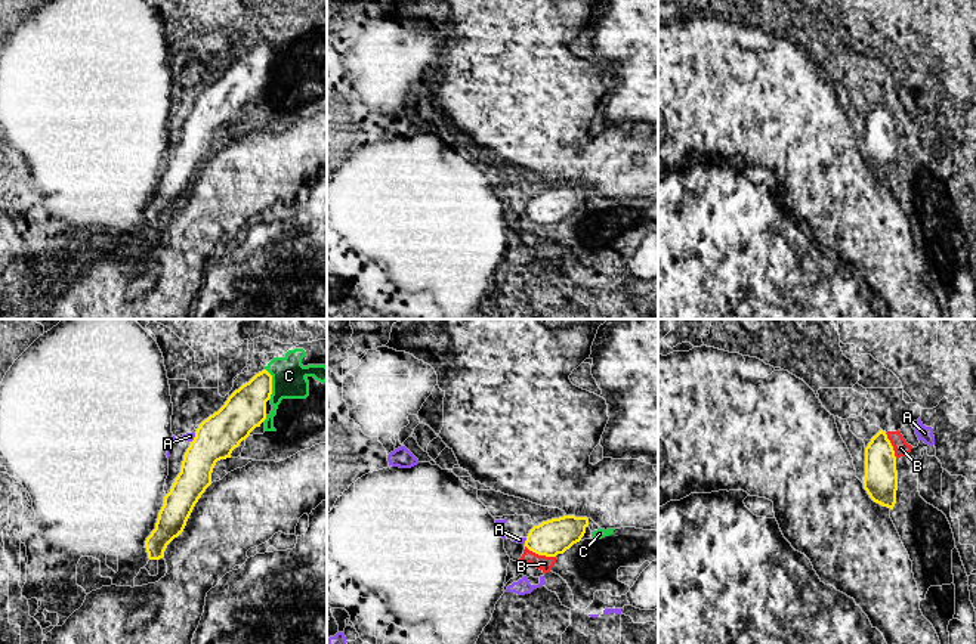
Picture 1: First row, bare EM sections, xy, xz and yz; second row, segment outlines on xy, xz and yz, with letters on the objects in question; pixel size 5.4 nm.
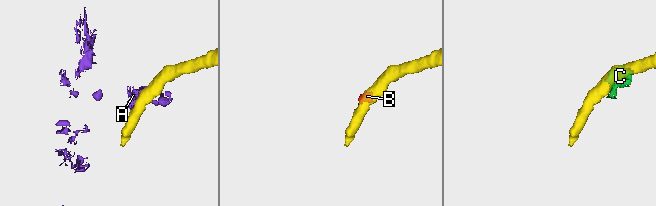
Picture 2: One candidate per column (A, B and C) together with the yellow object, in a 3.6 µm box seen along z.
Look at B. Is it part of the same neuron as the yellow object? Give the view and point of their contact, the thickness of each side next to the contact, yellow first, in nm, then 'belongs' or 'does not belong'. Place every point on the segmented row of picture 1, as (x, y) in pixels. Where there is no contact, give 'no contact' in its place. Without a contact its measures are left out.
meets yellow in xz at (540, 554); 190 nm thick on the yellow side, 80 nm on the other; does not belong

